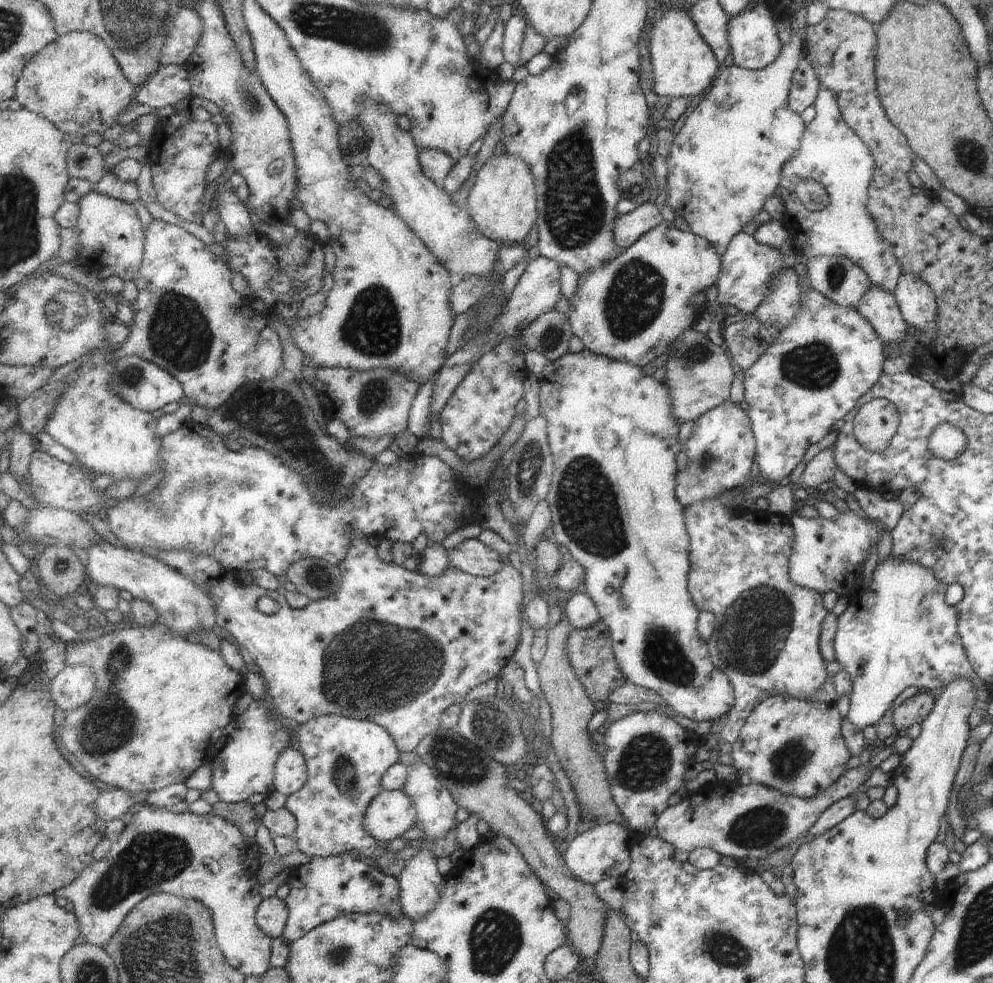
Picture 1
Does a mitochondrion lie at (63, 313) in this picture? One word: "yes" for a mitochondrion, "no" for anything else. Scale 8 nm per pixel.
yes

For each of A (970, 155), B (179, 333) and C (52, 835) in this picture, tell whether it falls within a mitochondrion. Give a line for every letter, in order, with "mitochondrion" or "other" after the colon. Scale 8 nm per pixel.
A: mitochondrion
B: mitochondrion
C: other

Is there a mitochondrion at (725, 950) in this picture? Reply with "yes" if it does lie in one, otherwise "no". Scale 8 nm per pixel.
yes

